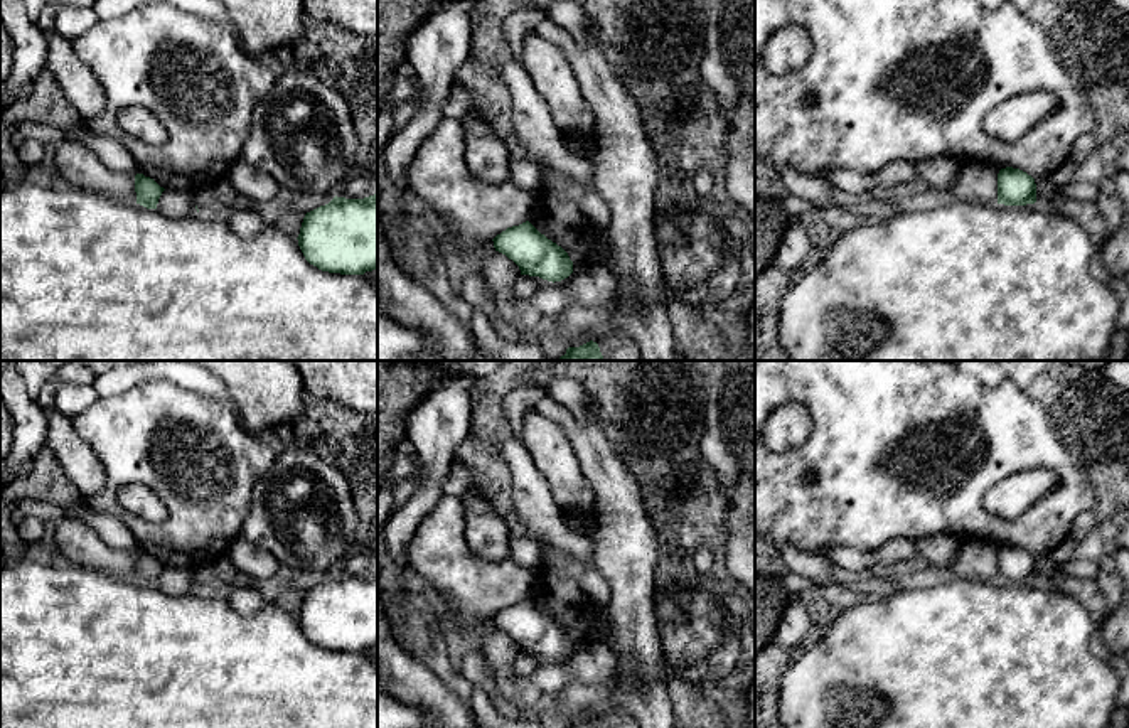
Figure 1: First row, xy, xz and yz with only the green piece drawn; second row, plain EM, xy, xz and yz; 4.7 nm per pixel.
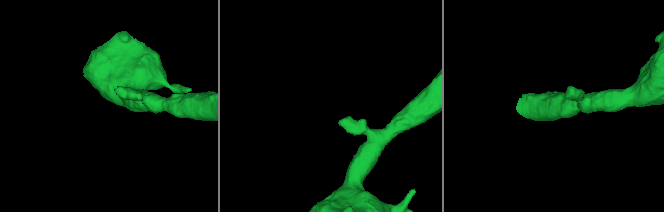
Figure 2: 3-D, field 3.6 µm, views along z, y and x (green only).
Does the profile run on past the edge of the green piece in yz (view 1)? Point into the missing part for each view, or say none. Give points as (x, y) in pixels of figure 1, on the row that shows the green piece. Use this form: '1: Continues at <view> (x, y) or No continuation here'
1: No continuation here

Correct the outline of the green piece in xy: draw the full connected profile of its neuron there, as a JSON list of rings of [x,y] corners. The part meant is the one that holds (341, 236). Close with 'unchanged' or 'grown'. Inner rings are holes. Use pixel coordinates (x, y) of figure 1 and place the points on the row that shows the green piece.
[[[377,194],[364,199],[334,197],[305,214],[298,246],[305,260],[322,271],[364,275],[377,270]]]; unchanged

